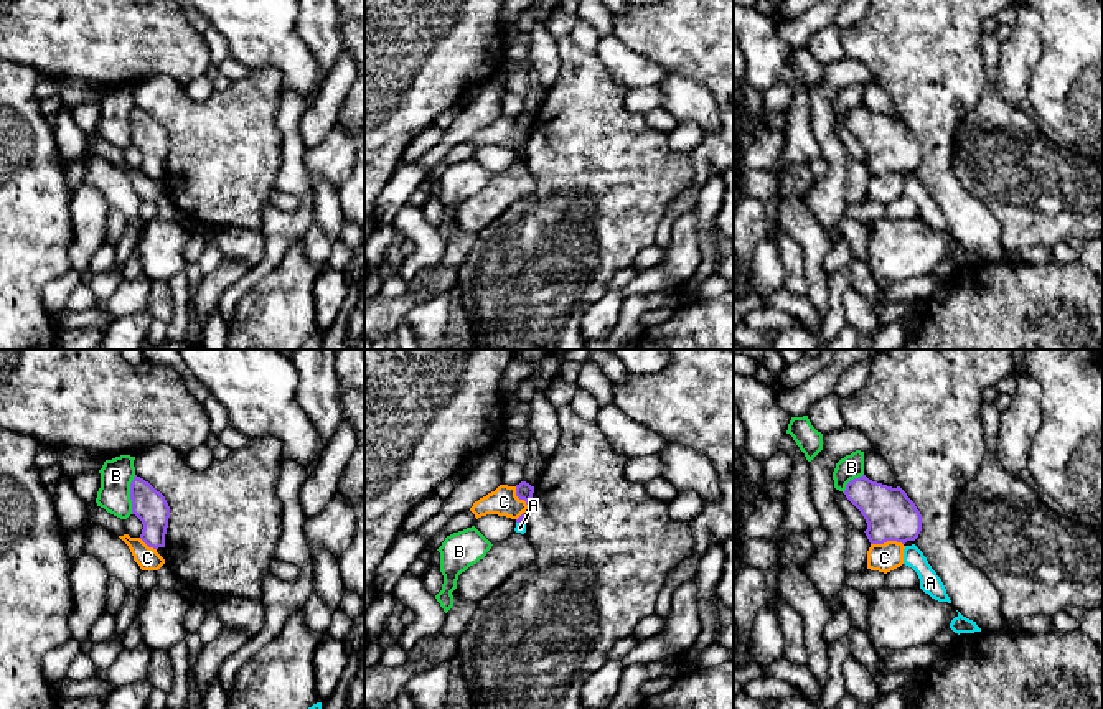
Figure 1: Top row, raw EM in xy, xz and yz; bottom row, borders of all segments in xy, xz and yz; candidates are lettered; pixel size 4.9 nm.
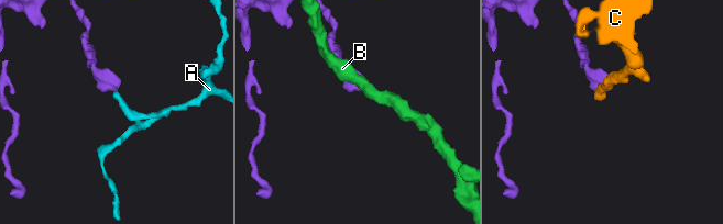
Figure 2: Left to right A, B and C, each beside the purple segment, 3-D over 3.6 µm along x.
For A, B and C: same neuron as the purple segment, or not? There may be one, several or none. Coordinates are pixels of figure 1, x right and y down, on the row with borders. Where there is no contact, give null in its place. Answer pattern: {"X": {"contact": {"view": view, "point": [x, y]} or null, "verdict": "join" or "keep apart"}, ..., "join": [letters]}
{"A": {"contact": {"view": "xz", "point": [520, 521]}, "verdict": "keep apart"}, "B": {"contact": {"view": "xy", "point": [131, 495]}, "verdict": "keep apart"}, "C": {"contact": {"view": "yz", "point": [886, 541]}, "verdict": "keep apart"}, "join": []}

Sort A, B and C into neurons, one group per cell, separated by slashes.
A / B / C

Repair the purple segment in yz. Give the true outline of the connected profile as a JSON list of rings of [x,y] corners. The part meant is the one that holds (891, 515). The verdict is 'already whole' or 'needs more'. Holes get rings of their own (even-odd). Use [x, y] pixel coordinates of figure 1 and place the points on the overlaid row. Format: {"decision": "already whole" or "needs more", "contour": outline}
{"decision": "already whole", "contour": [[[862,475],[846,485],[844,495],[864,516],[871,544],[905,544],[918,538],[922,514],[900,486],[892,488]]]}

